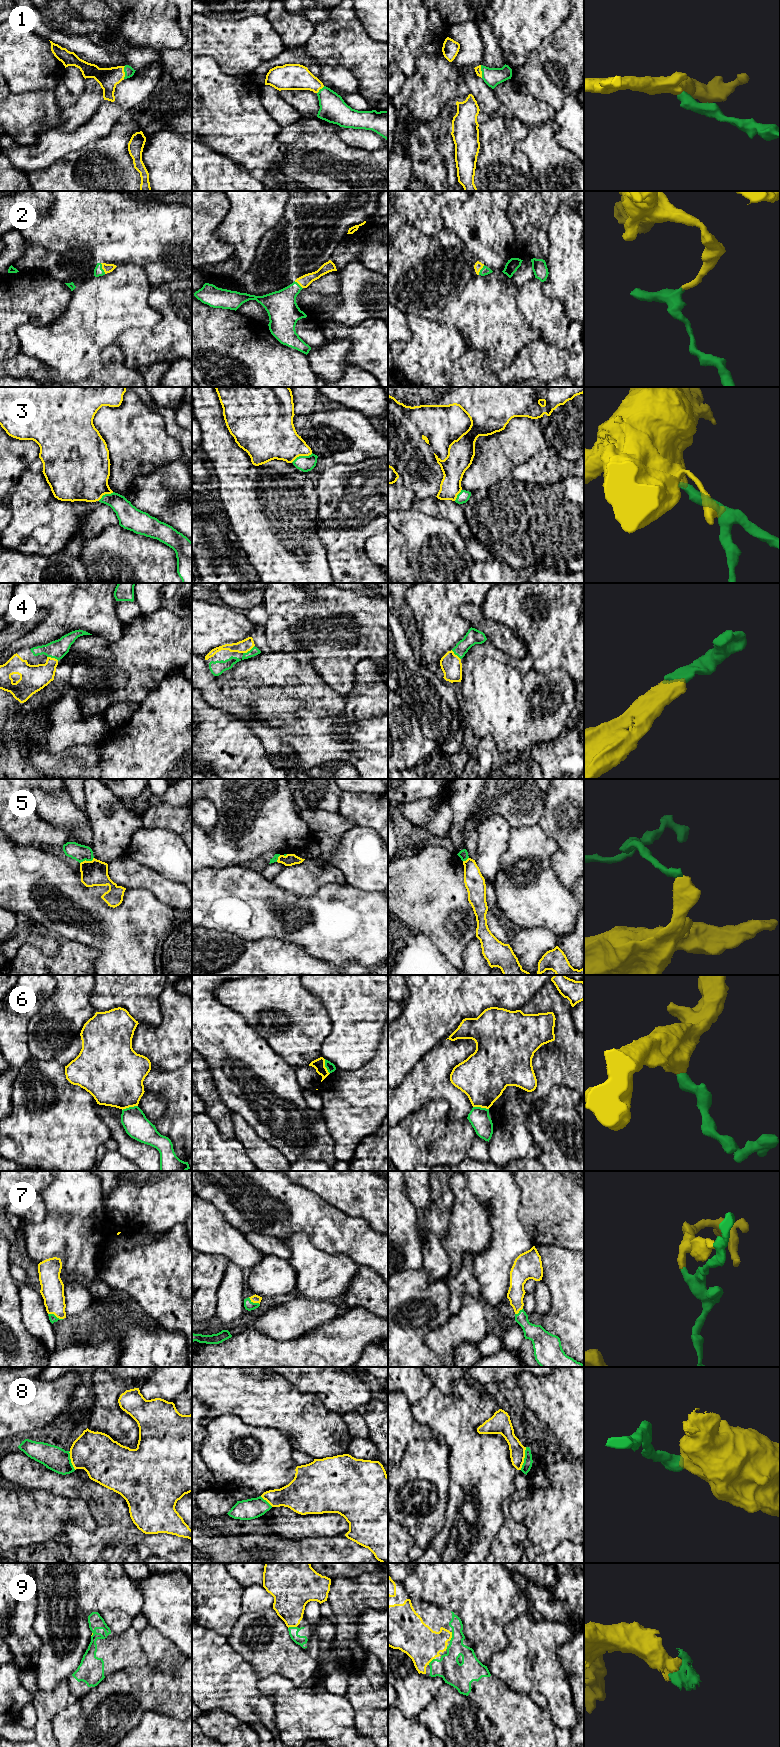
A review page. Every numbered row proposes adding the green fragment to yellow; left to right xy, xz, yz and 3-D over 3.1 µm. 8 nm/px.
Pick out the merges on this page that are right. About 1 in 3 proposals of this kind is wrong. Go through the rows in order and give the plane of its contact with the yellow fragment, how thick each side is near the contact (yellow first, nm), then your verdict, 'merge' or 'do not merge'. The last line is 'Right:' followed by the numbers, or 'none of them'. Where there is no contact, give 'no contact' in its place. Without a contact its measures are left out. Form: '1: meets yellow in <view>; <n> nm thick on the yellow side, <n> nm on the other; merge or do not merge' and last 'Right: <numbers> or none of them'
1: meets yellow in xy; 170 nm thick on the yellow side, 80 nm on the other; merge
2: meets yellow in xy; 70 nm thick on the yellow side, 80 nm on the other; merge
3: meets yellow in xz; 340 nm thick on the yellow side, 130 nm on the other; merge
4: meets yellow in xz; 100 nm thick on the yellow side, 70 nm on the other; merge
5: meets yellow in xy; 200 nm thick on the yellow side, 140 nm on the other; do not merge
6: meets yellow in xy; 440 nm thick on the yellow side, 200 nm on the other; do not merge
7: meets yellow in xy; 190 nm thick on the yellow side, 60 nm on the other; merge
8: meets yellow in yz; 130 nm thick on the yellow side, 70 nm on the other; do not merge
9: meets yellow in xz; 280 nm thick on the yellow side, 80 nm on the other; merge
Right: 1, 2, 3, 4, 7, 9

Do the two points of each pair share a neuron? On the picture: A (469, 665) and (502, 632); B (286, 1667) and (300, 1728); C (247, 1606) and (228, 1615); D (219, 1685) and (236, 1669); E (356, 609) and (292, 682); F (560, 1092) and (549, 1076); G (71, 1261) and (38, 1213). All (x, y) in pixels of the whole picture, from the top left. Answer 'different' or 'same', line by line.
A: different
B: different
C: different
D: same
E: different
F: different
G: different

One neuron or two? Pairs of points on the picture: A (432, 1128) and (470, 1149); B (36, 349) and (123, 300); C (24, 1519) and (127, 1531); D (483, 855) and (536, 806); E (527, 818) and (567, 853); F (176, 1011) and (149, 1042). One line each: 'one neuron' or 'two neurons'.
A: one neuron
B: one neuron
C: two neurons
D: two neurons
E: two neurons
F: one neuron

